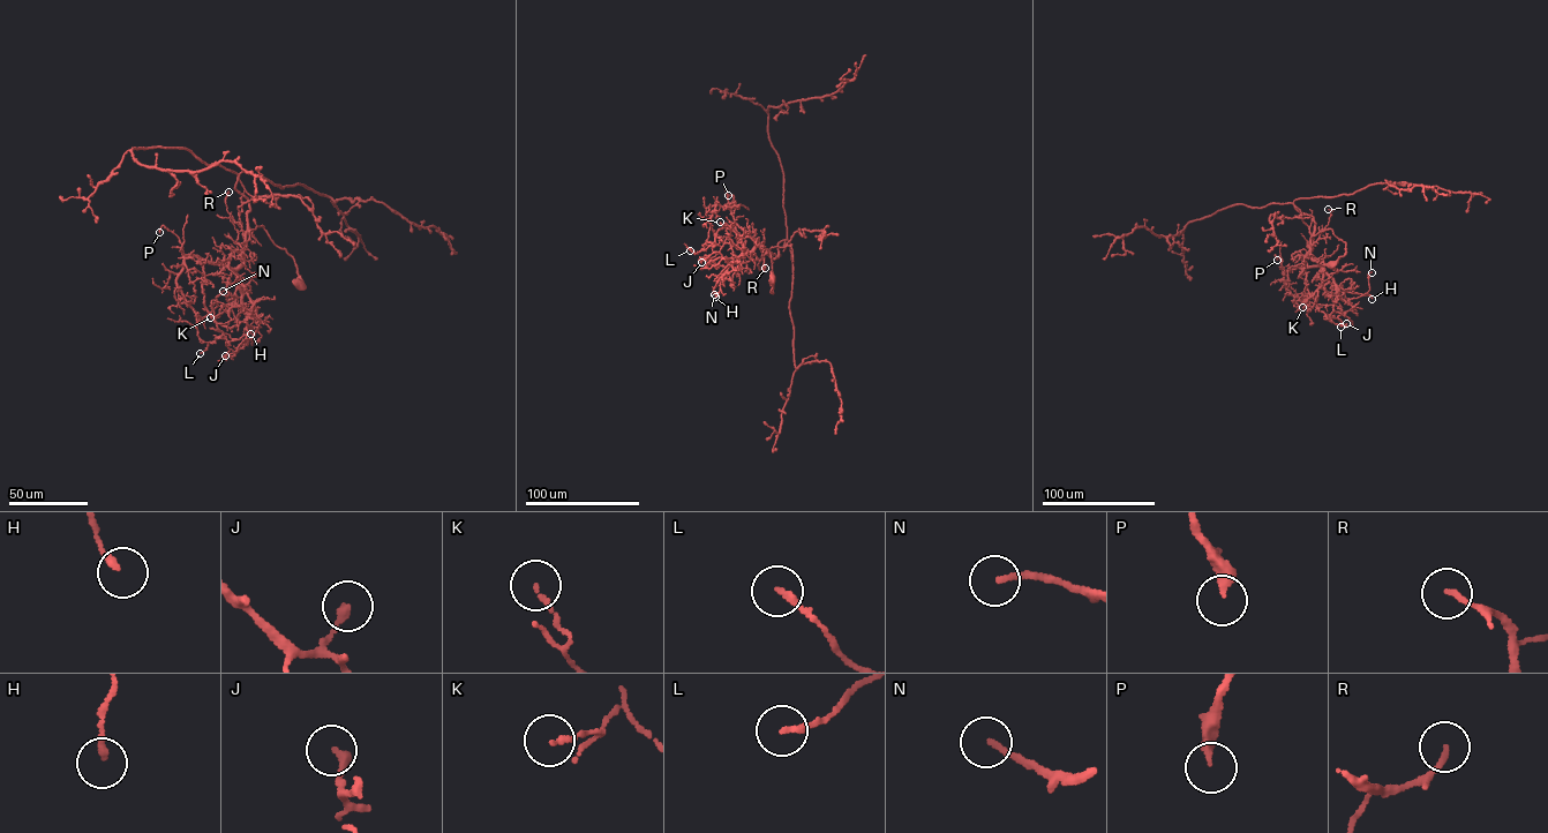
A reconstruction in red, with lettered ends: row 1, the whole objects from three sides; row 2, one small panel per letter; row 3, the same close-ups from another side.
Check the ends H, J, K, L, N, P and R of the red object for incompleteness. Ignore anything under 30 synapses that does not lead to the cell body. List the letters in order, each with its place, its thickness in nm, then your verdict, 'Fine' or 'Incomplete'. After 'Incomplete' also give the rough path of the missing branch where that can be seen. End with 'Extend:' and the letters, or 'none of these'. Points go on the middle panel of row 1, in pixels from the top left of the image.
H: Place: (715, 297). Thickness 190 nm. Fine
J: Place: (701, 262). Thickness 240 nm. Fine
K: Place: (720, 222). Thickness 140 nm. Fine
L: Place: (690, 250). Thickness 180 nm. Fine
N: Place: (714, 294). Thickness 160 nm. Fine
P: Place: (728, 195). Thickness 320 nm. Fine
R: Place: (765, 268). Thickness 140 nm. Fine
Extend: none of these

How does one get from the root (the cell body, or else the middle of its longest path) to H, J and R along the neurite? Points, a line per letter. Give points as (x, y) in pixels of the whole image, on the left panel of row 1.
H: (300, 284), (294, 259), (273, 244), (263, 226), (249, 231), (237, 272), (245, 328), (250, 327), (250, 334)
J: (300, 284), (294, 259), (263, 226), (249, 231), (237, 272), (247, 332), (226, 343), (225, 355)
R: (300, 284), (294, 259), (273, 244), (263, 226), (249, 231), (245, 248), (245, 231), (227, 210), (228, 192)

